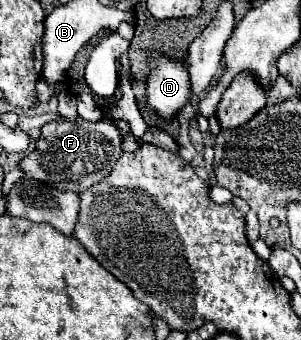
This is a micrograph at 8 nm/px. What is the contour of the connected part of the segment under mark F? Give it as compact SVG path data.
M58 117L42 127L42 135L36 141L36 149L20 161L20 169L26 175L42 183L48 183L56 189L82 193L96 181L102 181L112 171L122 153L120 143L122 135L118 127L106 119L92 123L82 117L78 119Z

